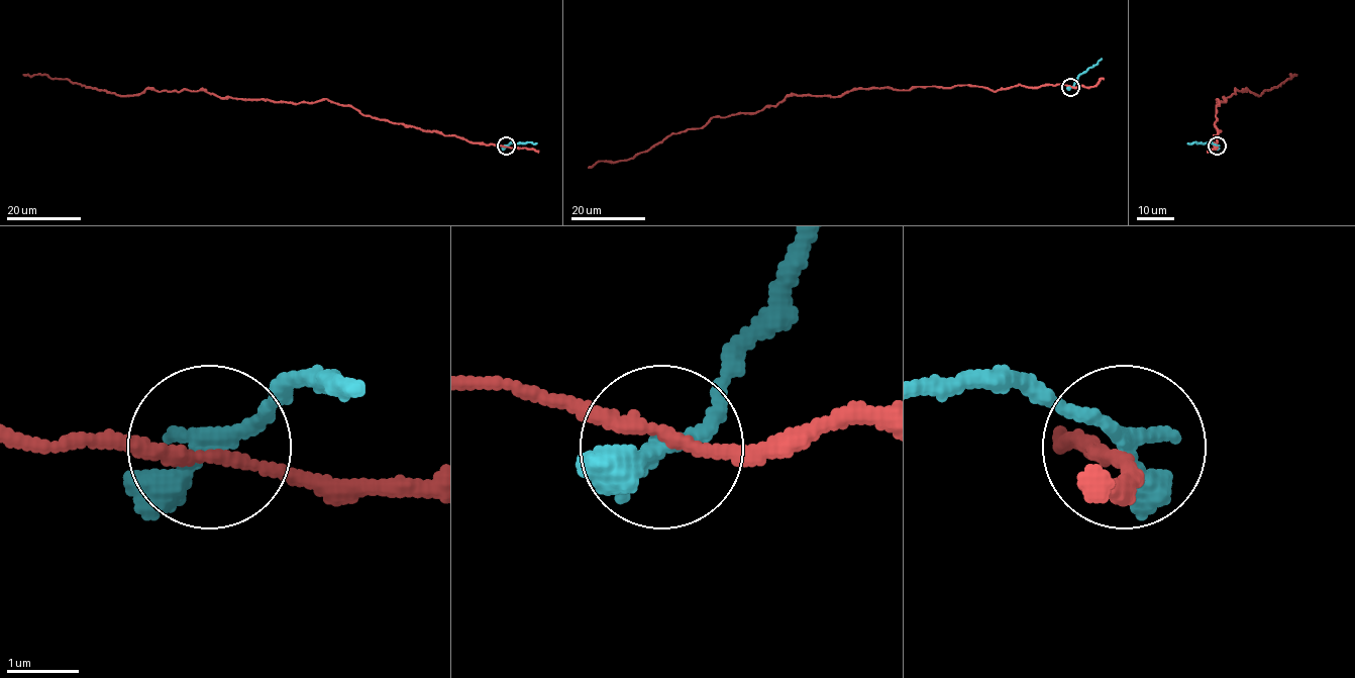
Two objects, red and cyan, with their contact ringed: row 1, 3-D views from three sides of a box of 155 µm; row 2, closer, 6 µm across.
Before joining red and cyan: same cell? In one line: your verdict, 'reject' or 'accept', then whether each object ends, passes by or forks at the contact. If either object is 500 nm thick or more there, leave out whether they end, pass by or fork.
reject; red passes by; cyan passes by

